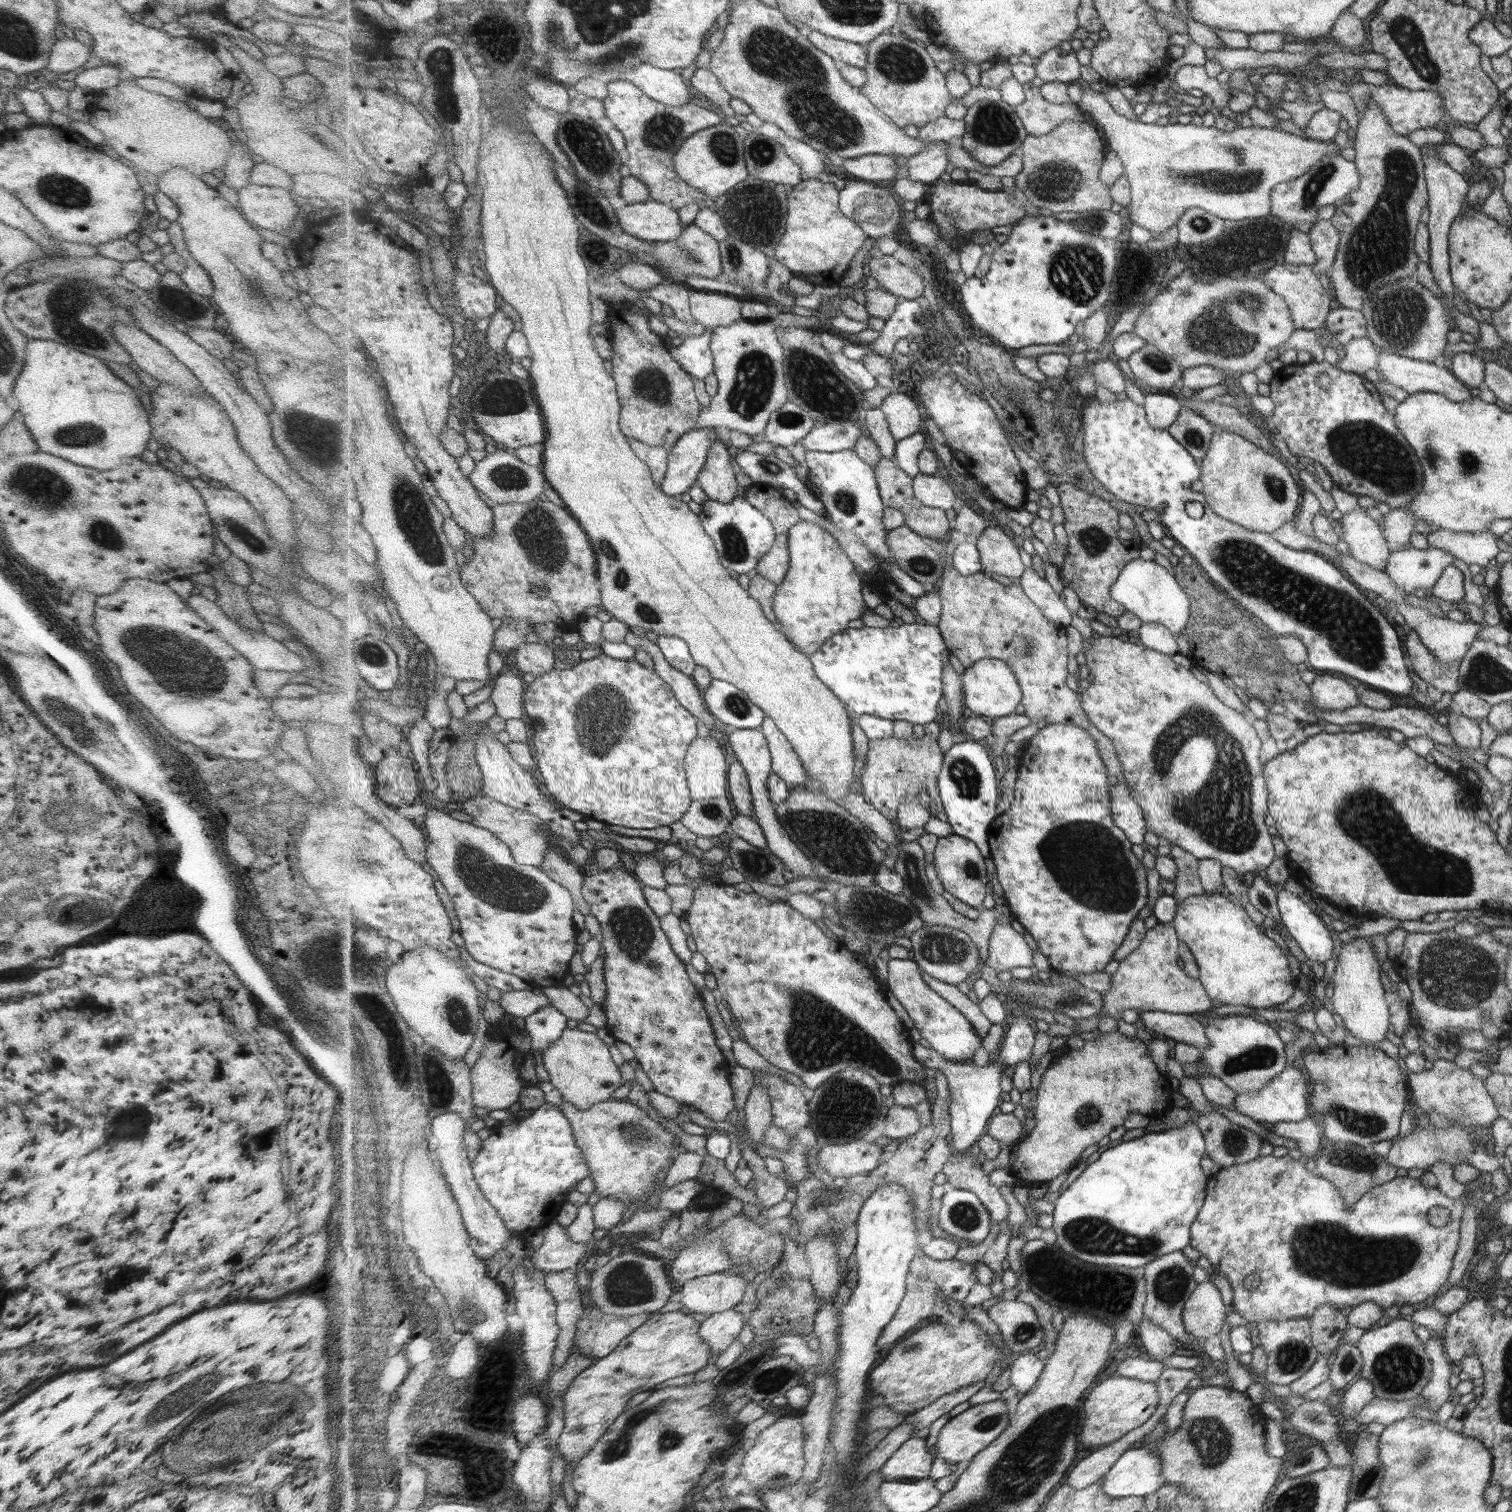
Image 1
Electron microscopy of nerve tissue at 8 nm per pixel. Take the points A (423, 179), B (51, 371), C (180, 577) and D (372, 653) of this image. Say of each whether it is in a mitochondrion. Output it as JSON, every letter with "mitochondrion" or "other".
{"A":"other","B":"other","C":"other","D":"mitochondrion"}

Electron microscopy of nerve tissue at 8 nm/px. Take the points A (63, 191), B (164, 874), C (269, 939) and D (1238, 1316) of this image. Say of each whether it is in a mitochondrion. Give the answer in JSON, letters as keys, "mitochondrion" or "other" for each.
{"A":"mitochondrion","B":"other","C":"other","D":"other"}

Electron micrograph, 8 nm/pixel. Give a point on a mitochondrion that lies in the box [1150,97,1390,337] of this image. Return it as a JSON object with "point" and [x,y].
{"point":[1312,189]}

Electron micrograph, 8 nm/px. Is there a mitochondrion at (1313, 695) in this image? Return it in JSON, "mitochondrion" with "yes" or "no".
{"mitochondrion":"no"}

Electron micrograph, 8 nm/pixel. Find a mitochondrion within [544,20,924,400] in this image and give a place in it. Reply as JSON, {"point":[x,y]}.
{"point":[776,55]}

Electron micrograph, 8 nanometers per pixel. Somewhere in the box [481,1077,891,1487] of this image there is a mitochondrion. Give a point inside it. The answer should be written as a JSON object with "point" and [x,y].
{"point":[627,1285]}

